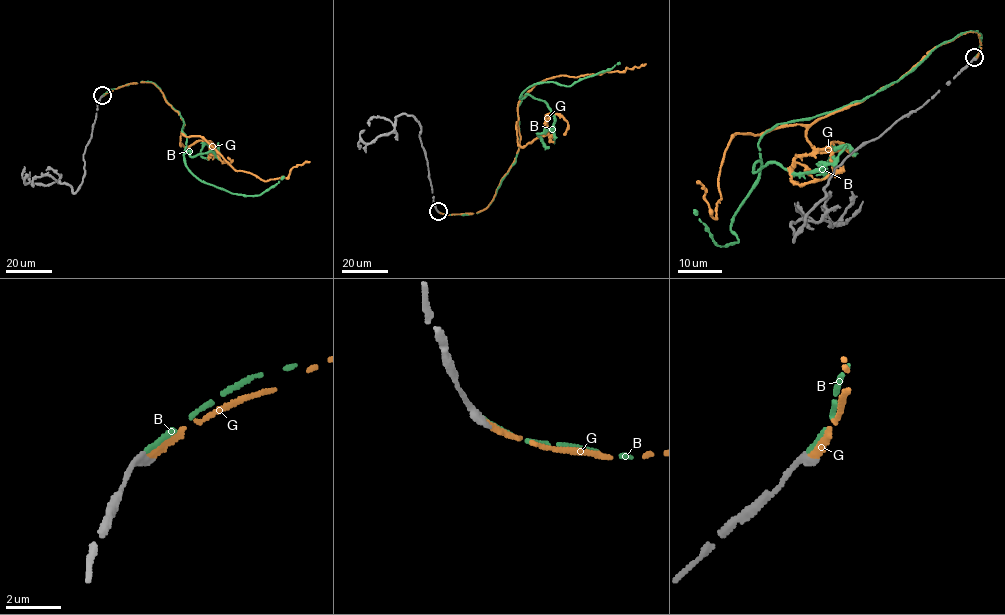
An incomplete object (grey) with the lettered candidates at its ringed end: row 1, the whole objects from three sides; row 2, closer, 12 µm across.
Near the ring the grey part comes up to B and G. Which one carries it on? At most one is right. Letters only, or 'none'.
B

